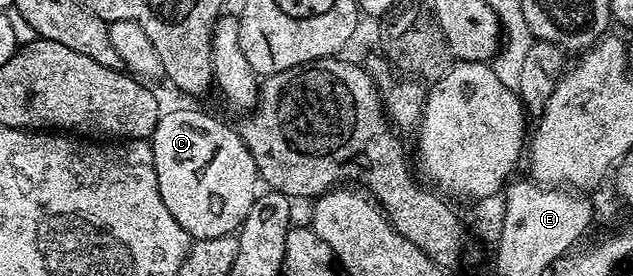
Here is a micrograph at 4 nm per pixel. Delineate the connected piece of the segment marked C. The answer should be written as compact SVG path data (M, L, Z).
M181 108L178 112L166 111L162 115L161 121L158 122L151 137L151 143L153 146L153 165L159 182L159 194L163 198L163 206L167 206L167 210L171 210L171 218L175 218L175 222L179 222L179 226L183 226L183 230L193 240L210 240L211 238L234 235L240 229L241 223L247 218L247 210L251 210L251 202L259 194L259 177L255 158L251 158L251 154L242 142L240 134L237 133L236 127L230 126L228 128L223 121L216 120L215 117L208 116L205 112L196 112L193 108Z

